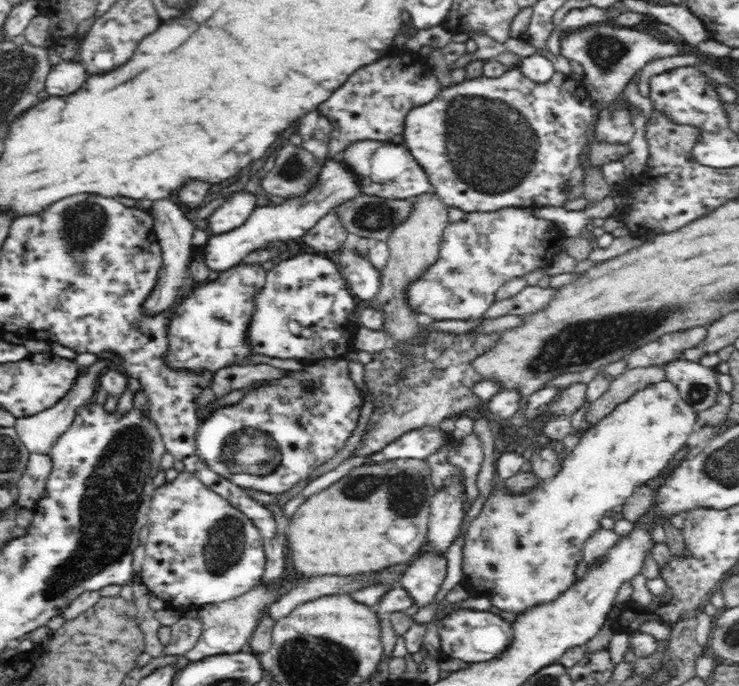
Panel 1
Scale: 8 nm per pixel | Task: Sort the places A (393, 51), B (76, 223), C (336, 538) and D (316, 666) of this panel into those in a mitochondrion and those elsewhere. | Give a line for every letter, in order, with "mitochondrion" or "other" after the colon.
A: other
B: mitochondrion
C: other
D: mitochondrion

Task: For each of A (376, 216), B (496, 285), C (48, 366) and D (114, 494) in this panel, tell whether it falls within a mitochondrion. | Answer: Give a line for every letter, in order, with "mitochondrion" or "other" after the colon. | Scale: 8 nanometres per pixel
A: mitochondrion
B: other
C: other
D: mitochondrion

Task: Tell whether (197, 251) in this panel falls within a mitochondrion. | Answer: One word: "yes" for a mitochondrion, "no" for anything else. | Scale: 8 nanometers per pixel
no

